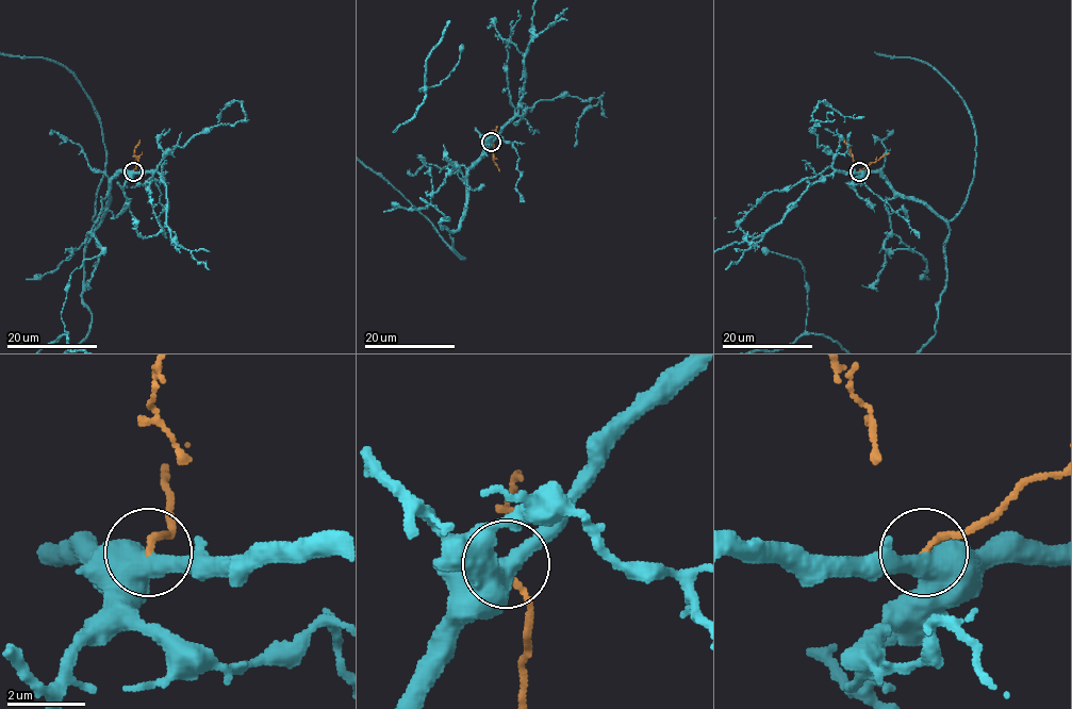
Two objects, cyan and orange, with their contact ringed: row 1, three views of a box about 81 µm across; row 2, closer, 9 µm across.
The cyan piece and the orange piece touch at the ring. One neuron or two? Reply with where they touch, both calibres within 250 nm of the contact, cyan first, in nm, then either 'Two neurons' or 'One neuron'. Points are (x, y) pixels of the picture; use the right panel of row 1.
Place: (859, 171). Thickness 550 nm (cyan) against 160 nm. Two neurons

